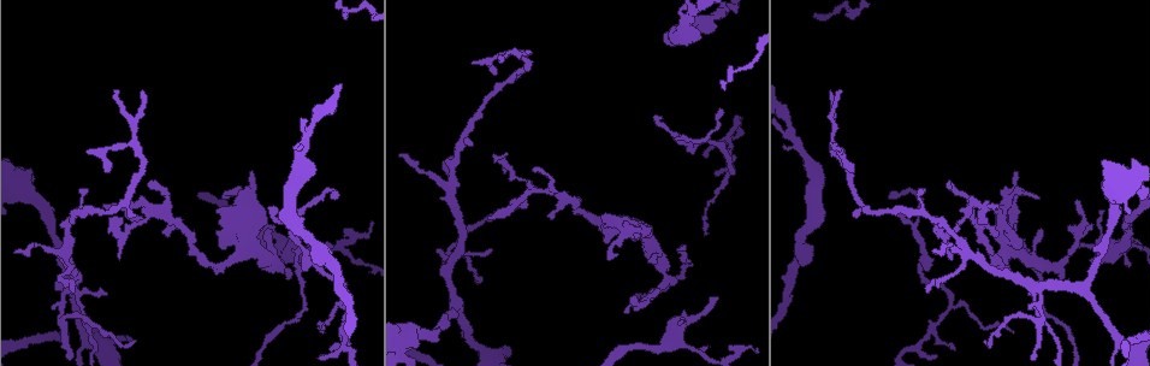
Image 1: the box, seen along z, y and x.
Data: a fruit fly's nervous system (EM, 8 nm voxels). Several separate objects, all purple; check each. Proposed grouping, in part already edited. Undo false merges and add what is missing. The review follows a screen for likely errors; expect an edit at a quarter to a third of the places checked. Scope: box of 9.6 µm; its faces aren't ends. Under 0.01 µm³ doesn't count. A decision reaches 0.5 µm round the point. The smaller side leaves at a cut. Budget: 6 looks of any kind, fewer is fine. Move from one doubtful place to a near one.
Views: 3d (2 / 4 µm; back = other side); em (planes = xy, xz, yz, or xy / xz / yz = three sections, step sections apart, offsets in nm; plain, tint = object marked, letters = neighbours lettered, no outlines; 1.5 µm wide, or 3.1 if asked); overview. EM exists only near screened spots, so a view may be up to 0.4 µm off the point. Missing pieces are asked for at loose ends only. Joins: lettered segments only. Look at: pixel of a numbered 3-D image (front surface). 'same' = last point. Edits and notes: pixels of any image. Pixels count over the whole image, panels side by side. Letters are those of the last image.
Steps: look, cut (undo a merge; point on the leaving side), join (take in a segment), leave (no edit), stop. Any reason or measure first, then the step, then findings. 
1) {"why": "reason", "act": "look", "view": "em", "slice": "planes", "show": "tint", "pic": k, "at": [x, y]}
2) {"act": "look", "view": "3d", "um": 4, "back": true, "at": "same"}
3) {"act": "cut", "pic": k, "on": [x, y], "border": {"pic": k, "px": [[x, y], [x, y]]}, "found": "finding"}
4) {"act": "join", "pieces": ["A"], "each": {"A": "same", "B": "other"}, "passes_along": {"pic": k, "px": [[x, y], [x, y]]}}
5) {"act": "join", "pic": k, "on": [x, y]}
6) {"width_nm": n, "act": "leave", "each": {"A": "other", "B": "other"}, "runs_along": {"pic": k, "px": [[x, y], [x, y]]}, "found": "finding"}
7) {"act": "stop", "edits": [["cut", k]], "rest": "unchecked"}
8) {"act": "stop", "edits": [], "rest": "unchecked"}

{"why": "branch stops here", "act": "look", "view": "3d", "um": 4, "pic": 1, "at": [549, 216]}

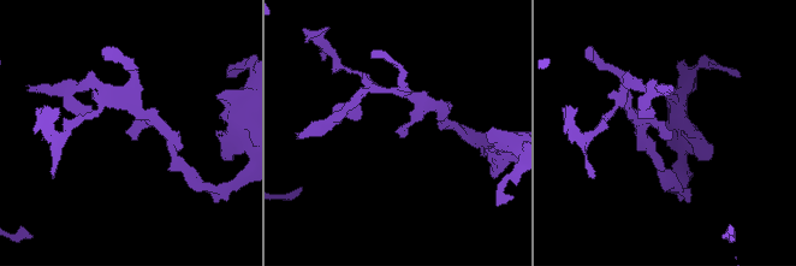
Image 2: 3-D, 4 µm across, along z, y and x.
{"act": "look", "view": "em", "slice": "xy", "step": 8, "show": "plain", "pic": 2, "at": [399, 133]}

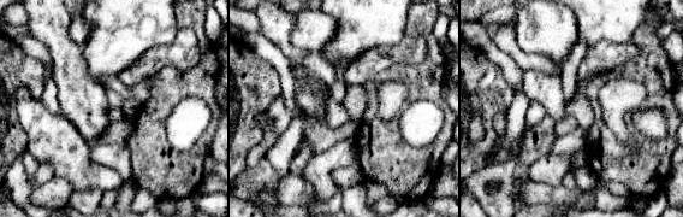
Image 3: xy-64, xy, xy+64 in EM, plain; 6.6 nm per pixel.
{"why": "see the neighbours", "act": "look", "view": "em", "slice": "xy", "step": 8, "show": "letters", "at": "same"}

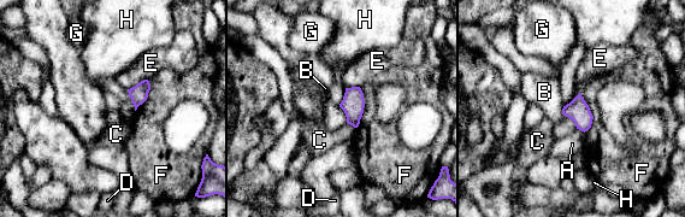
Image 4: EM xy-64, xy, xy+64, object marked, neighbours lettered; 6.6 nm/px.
{"act": "leave", "each": {"A": "other", "B": "other", "C": "other", "D": "other", "E": "other", "F": "other", "G": "other", "H": "other"}, "border": {"pic": 4, "px": [[564, 106], [562, 115]]}, "found": "none of them fits"}

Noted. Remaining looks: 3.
{"why": "free end", "act": "look", "view": "em", "slice": "yz", "step": 8, "show": "tint", "pic": 1, "at": [1014, 171]}

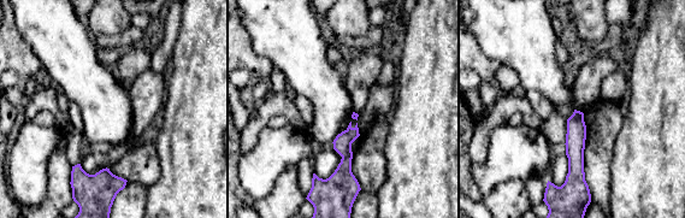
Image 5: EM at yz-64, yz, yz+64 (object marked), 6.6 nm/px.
{"act": "look", "view": "em", "slice": "planes", "show": "letters", "at": "same"}

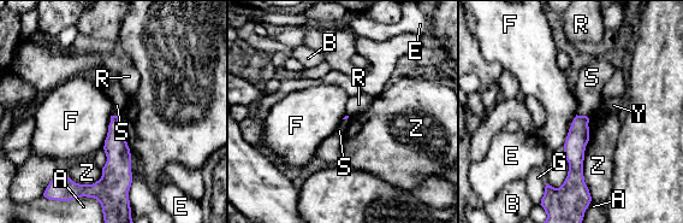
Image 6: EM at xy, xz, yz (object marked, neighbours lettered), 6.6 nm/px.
{"act": "leave", "each": {"A": "other", "B": "other", "E": "other", "F": "other", "G": "other", "R": "other", "S": "other", "Y": "other", "Z": "other"}, "border": {"pic": 6, "px": [[108, 125], [104, 142]]}, "found": "none of them fits"}

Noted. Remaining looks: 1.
{"act": "stop", "edits": [], "rest": "unchecked"}

